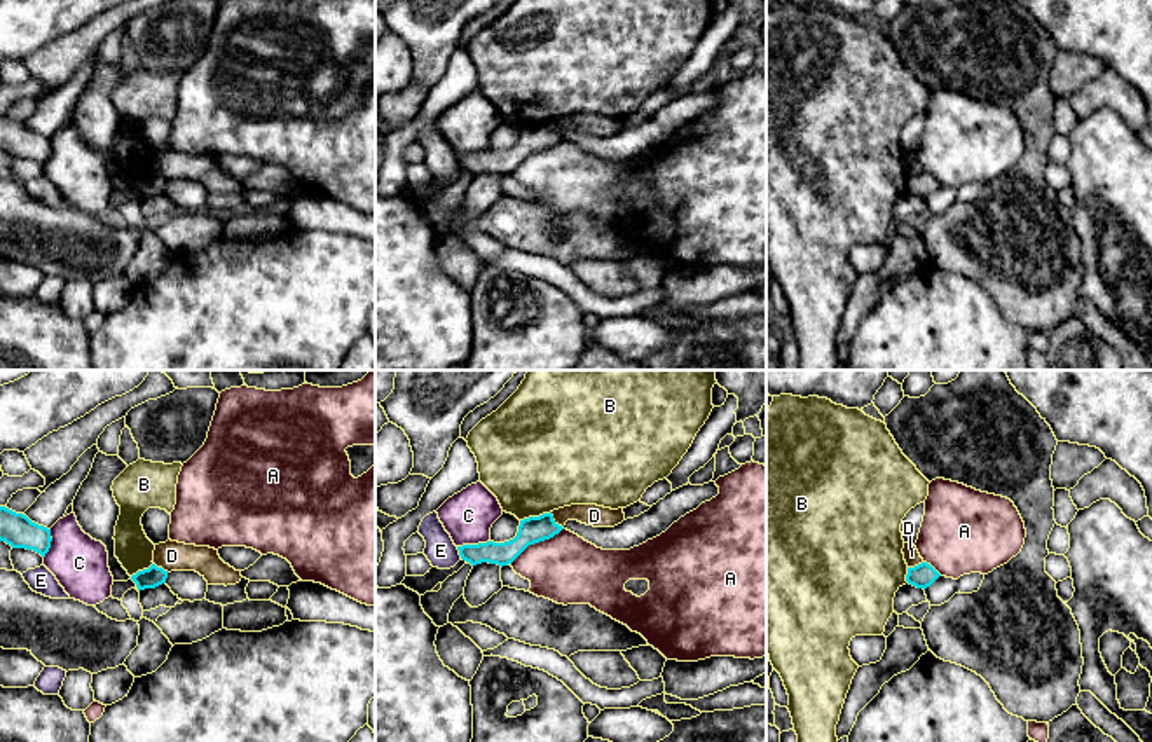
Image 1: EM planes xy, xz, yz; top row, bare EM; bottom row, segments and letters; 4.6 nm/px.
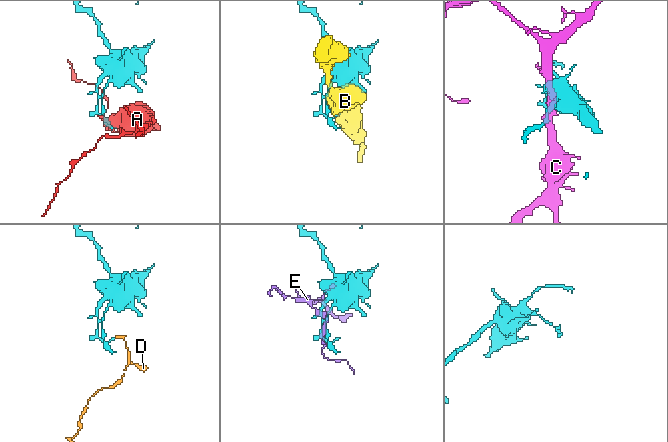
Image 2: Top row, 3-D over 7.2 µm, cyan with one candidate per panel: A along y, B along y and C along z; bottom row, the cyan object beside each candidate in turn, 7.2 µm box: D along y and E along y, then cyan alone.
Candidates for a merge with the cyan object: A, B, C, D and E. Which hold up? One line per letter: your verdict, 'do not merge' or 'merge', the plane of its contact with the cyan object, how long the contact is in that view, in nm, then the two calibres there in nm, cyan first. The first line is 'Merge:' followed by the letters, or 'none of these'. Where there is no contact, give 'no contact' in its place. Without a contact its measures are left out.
Merge: none of these
A: do not merge; contact in xz; length 300 nm; calibres 120 and 320 nm
B: do not merge; contact in xz; length 150 nm; calibres 120 and 460 nm
C: do not merge; contact in xz; length 160 nm; calibres 110 and 240 nm
D: do not merge; contact in xz; length 100 nm; calibres 120 and 100 nm
E: do not merge; contact in xz; length 60 nm; calibres 110 and 140 nm

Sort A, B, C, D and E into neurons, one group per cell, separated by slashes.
A / B / C / D / E

